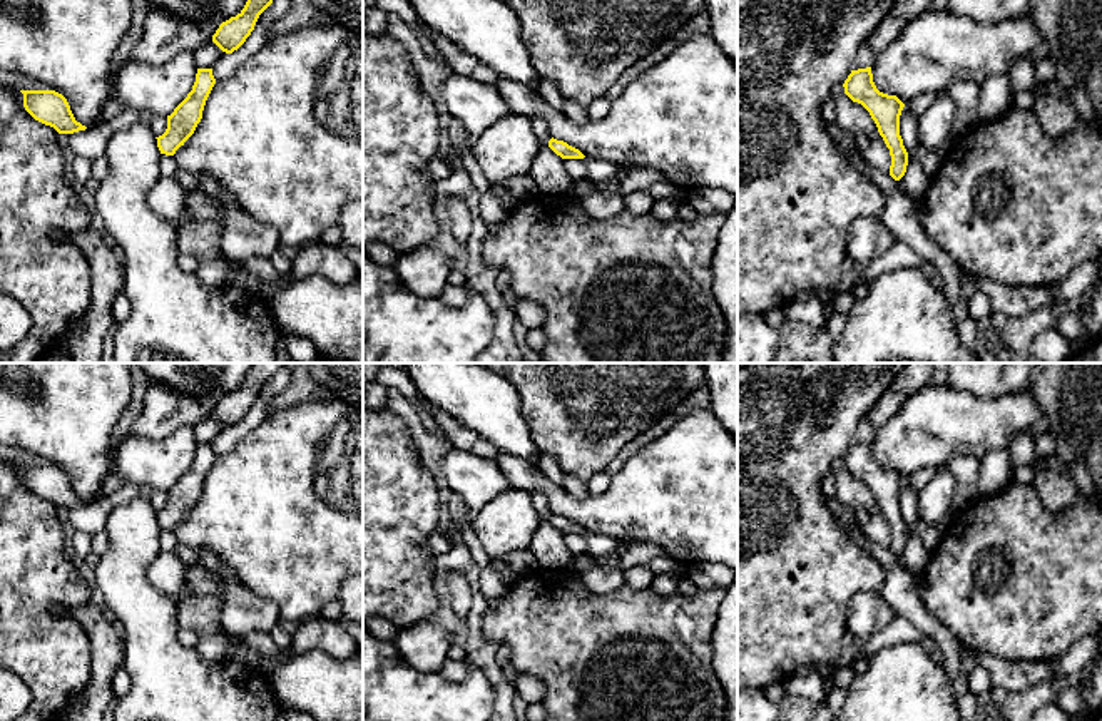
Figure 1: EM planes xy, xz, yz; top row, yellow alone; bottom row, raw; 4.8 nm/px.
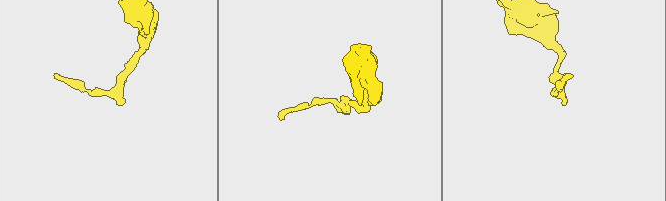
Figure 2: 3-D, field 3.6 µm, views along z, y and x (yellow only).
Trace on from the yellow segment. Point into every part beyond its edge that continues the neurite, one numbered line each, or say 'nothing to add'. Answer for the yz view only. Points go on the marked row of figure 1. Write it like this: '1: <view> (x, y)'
nothing to add

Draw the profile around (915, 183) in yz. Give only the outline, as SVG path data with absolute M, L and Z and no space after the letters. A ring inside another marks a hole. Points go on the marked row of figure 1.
M910 157L906 172L898 184L900 189L913 201L926 192L930 177L925 174L921 164L915 157Z

